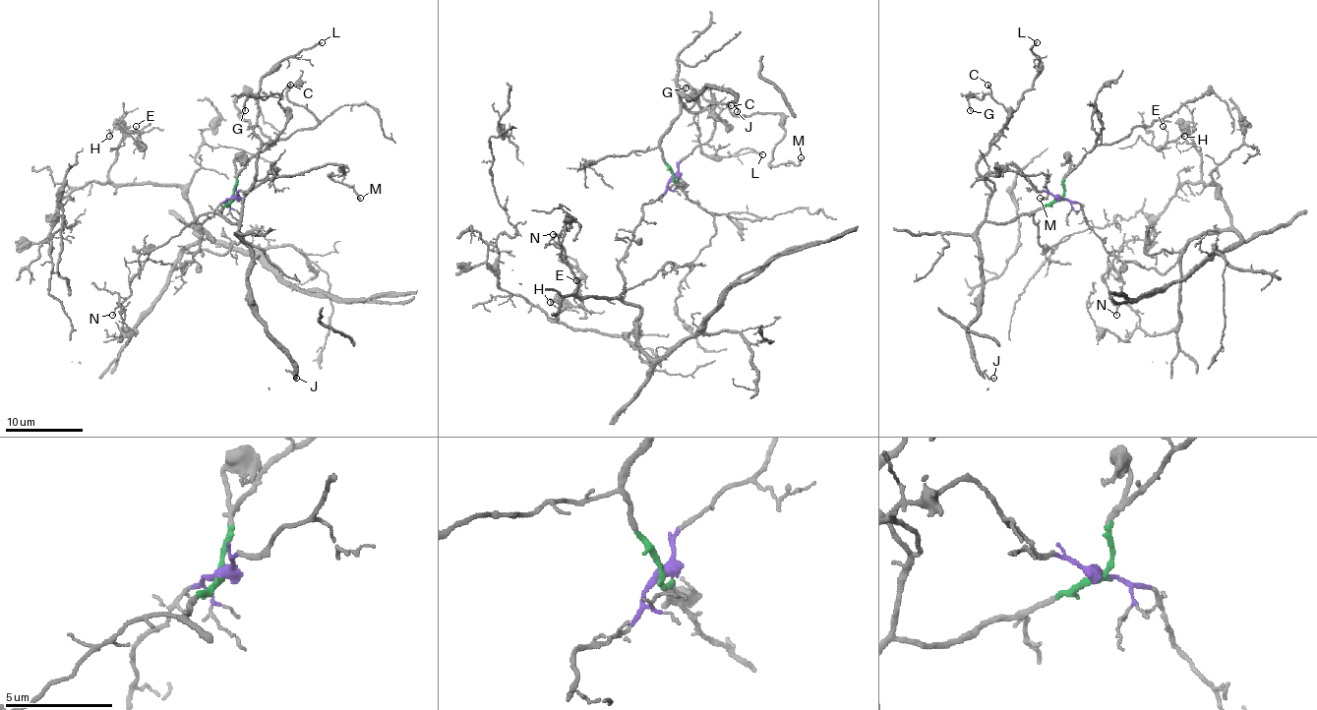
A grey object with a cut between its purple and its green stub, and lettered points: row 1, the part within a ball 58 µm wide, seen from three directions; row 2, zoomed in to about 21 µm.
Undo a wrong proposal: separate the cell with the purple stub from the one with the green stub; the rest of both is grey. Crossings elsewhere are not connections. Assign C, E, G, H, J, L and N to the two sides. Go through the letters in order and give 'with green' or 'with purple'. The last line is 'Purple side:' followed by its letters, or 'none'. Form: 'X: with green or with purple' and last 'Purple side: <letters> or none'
C: with green
E: with purple
G: with green
H: with purple
J: with green
L: with green
N: with purple
Purple side: E, H, N

